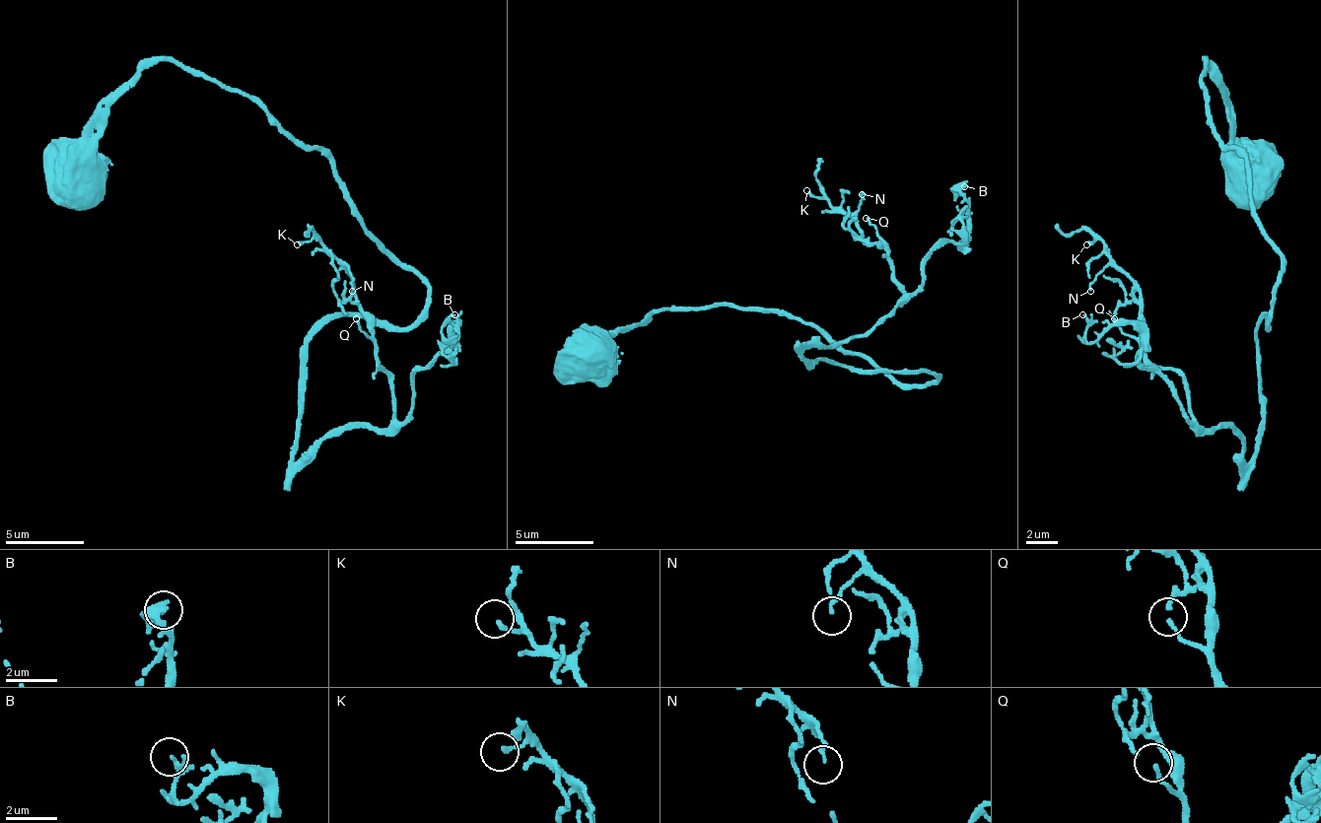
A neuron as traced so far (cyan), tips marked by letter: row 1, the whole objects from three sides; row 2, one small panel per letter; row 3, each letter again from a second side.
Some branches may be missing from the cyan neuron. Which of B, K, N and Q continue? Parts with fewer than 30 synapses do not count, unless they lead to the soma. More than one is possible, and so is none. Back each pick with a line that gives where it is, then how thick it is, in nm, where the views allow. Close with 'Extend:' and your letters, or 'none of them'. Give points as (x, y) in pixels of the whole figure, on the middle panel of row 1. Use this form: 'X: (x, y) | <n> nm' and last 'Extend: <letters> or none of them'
Extend: none of them

